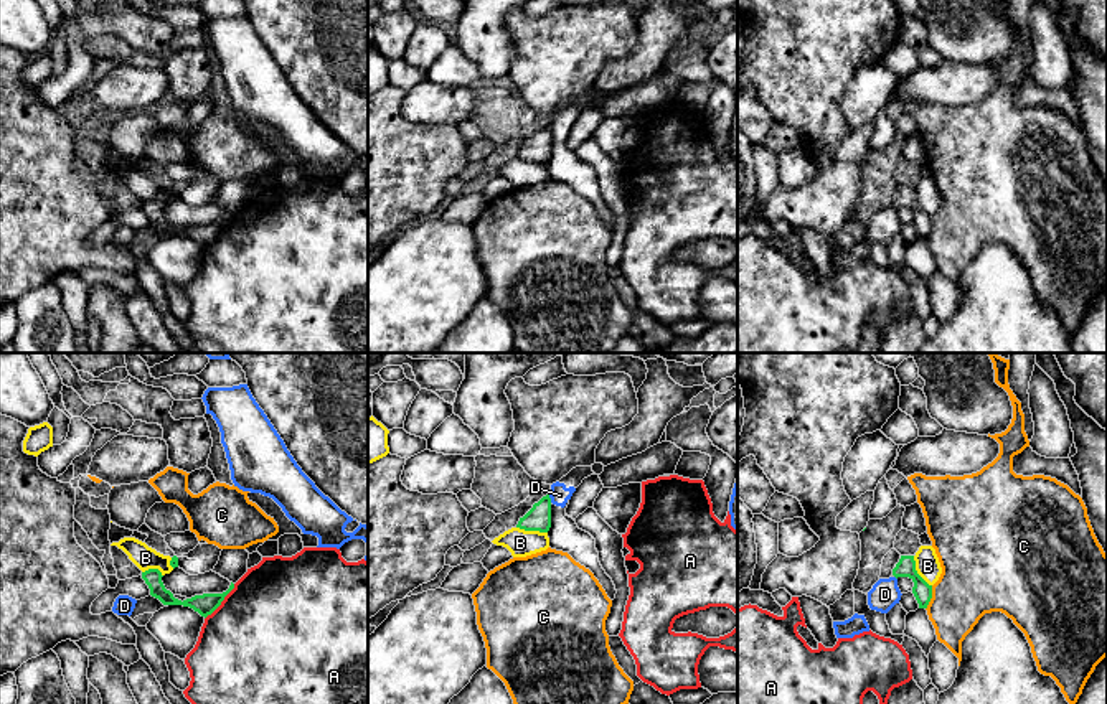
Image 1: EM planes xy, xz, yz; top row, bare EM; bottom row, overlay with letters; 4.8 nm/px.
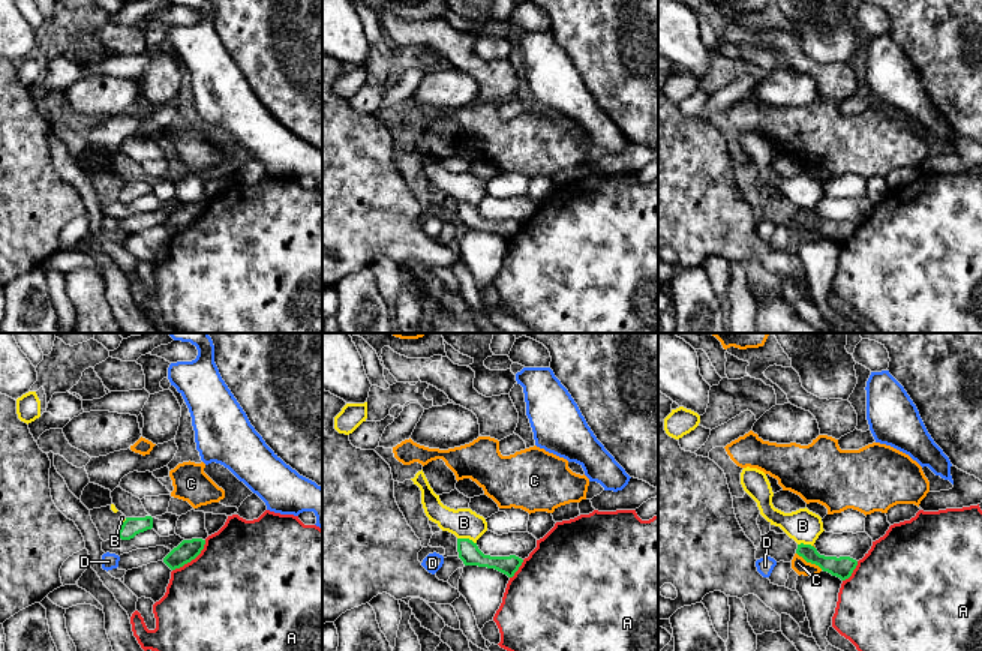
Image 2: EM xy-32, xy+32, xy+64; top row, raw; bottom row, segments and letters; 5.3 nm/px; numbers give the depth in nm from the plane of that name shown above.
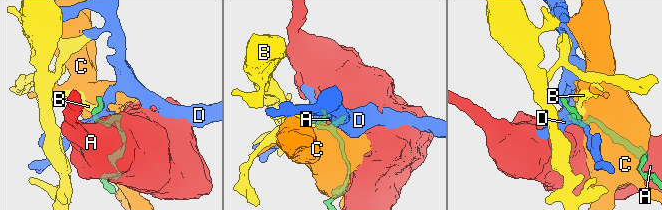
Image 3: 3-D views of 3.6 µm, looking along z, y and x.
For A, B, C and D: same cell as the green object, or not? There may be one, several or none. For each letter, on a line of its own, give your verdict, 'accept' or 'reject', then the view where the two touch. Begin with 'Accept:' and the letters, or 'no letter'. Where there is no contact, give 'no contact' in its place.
Accept: no letter
A: reject; meets green in xy
B: reject; meets green in yz
C: reject; meets green in yz
D: reject; meets green in xz

